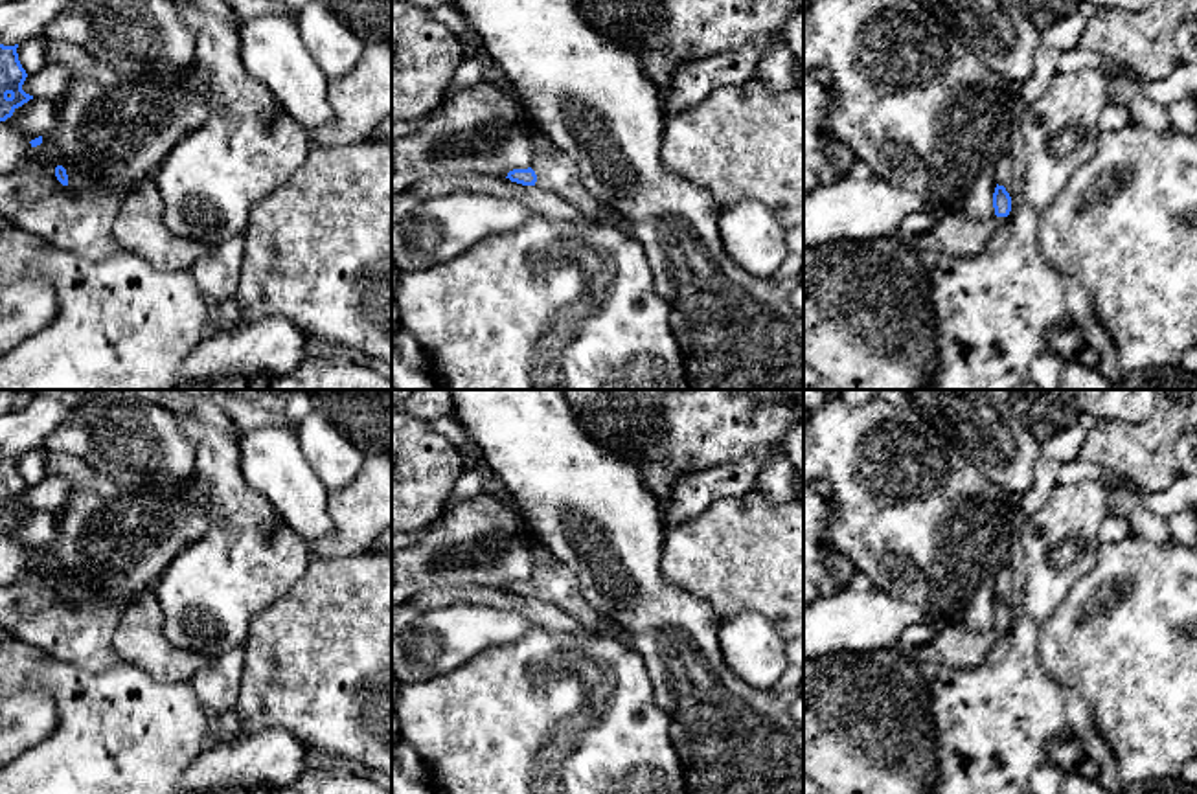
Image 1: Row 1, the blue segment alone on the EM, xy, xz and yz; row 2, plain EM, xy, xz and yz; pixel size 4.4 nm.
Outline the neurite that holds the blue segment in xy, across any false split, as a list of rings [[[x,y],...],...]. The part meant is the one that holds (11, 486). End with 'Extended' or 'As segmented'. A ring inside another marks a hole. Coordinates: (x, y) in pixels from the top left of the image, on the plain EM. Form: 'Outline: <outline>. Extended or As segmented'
Outline: [[[0,456],[0,533],[6,533],[13,524],[33,511],[33,507],[22,502],[28,489],[17,465],[18,456]]]. As segmented

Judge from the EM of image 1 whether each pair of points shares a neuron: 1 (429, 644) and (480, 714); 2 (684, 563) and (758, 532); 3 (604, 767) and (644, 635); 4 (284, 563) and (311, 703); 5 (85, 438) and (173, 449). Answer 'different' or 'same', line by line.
1: different
2: same
3: different
4: different
5: same

